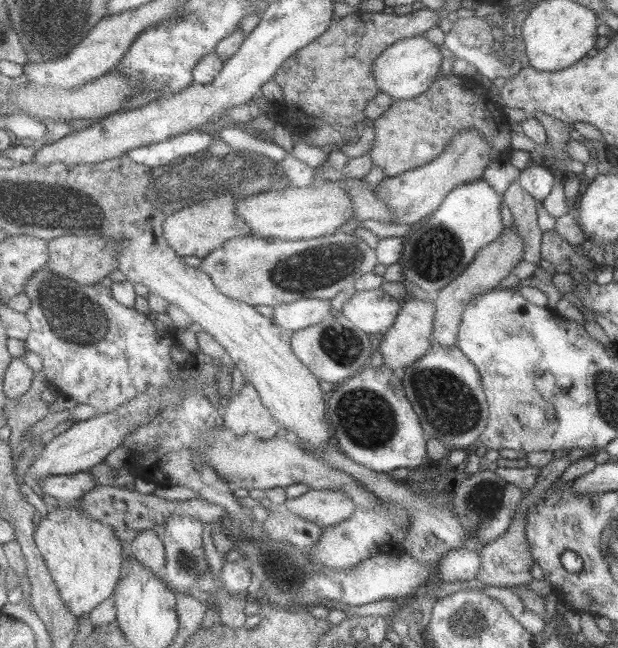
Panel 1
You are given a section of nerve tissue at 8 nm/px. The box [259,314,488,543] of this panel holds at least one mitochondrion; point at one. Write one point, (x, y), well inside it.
(451, 408)

